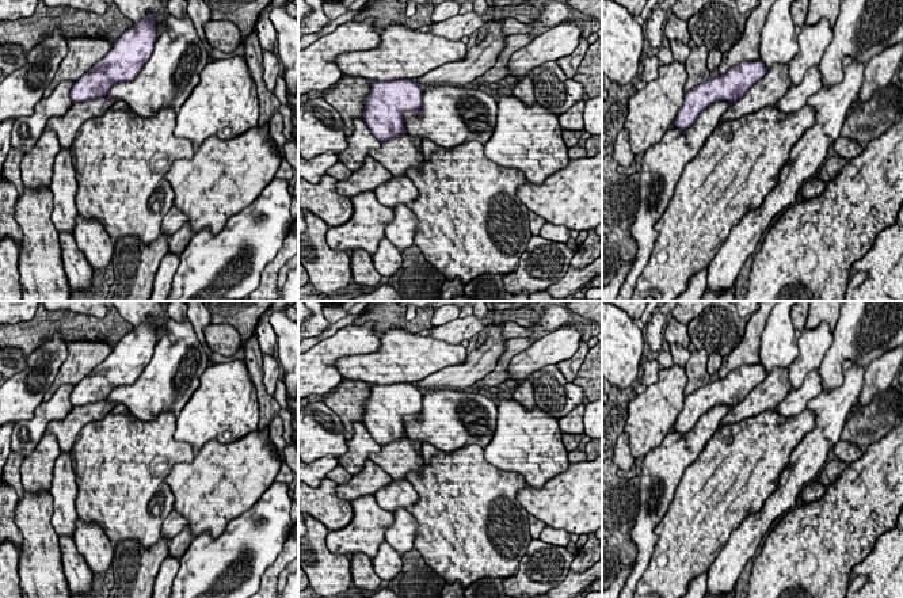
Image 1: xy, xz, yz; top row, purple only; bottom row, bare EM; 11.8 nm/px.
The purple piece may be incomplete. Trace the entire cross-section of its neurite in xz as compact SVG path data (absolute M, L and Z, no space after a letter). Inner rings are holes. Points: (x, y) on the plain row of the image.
M370 384L362 423L380 446L407 438L404 418L420 418L422 397L423 392L415 384Z

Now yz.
M757 363L740 366L724 378L709 381L685 396L683 408L673 426L674 431L686 434L705 412L717 404L738 405L766 376L763 365Z

